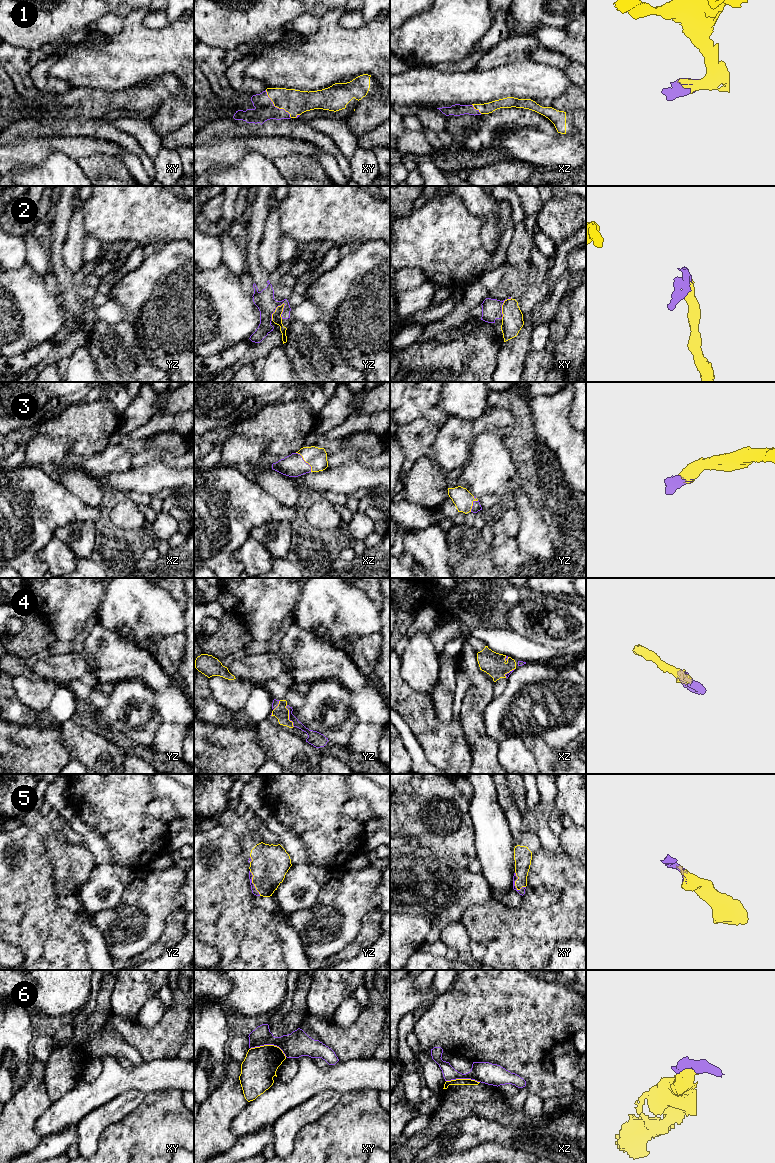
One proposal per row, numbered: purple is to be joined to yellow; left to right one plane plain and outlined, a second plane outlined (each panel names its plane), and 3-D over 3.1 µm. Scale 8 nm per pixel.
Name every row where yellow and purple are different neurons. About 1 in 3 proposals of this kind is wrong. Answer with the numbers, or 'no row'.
6

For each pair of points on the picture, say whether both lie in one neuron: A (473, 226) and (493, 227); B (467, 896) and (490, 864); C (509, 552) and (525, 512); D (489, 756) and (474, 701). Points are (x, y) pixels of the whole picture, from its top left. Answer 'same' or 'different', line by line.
A: different
B: different
C: different
D: same

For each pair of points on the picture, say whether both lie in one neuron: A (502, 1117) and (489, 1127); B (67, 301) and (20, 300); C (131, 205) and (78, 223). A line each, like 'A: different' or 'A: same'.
A: different
B: different
C: different

